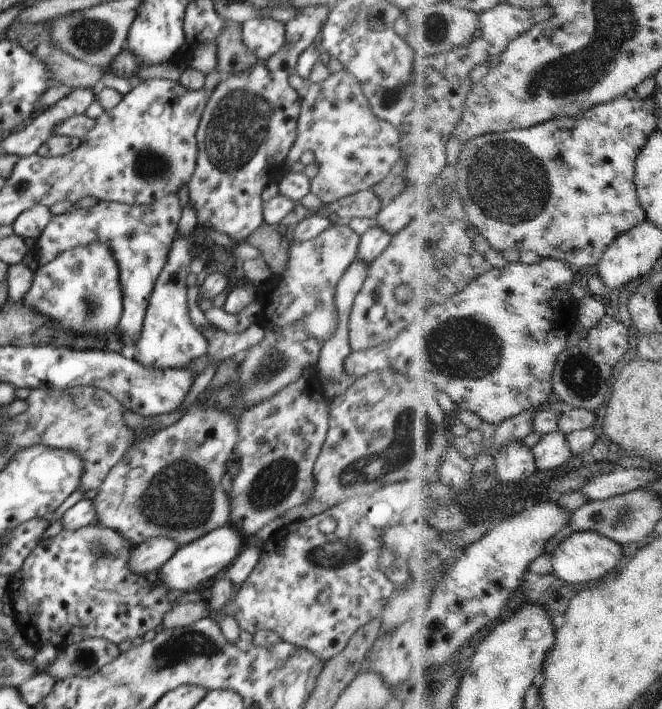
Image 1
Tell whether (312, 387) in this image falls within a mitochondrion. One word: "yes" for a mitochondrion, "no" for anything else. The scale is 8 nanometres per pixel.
no

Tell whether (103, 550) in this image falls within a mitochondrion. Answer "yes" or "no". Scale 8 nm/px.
yes

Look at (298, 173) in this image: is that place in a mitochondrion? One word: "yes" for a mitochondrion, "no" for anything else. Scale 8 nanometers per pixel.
no

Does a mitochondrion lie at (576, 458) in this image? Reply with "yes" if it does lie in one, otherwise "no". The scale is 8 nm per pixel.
no

